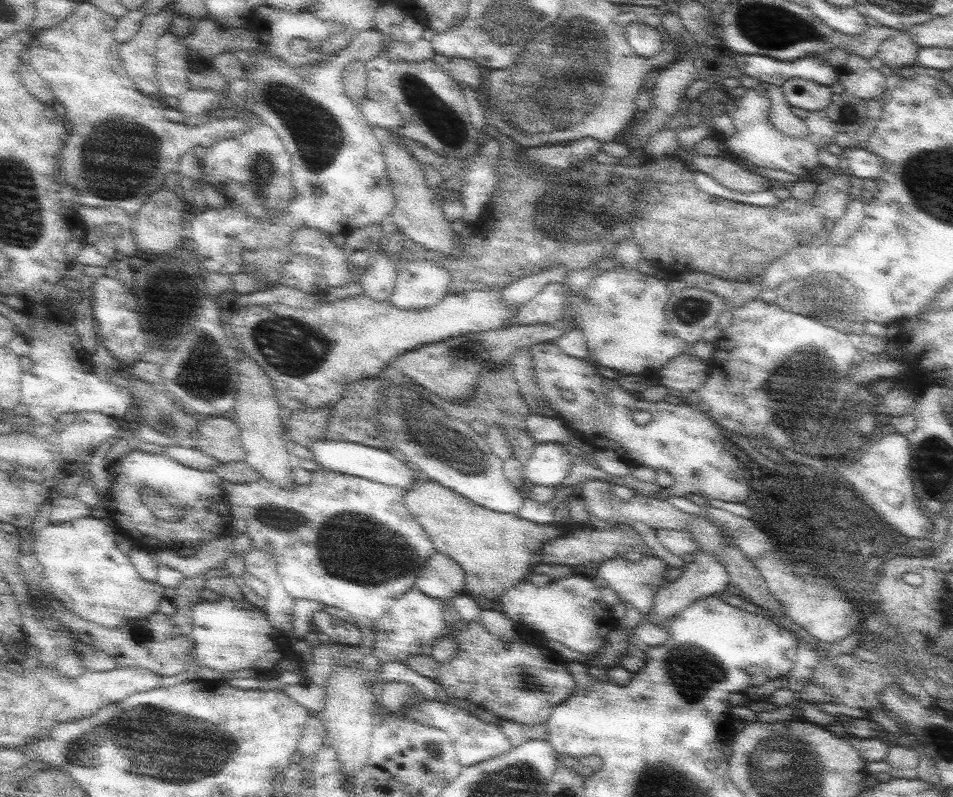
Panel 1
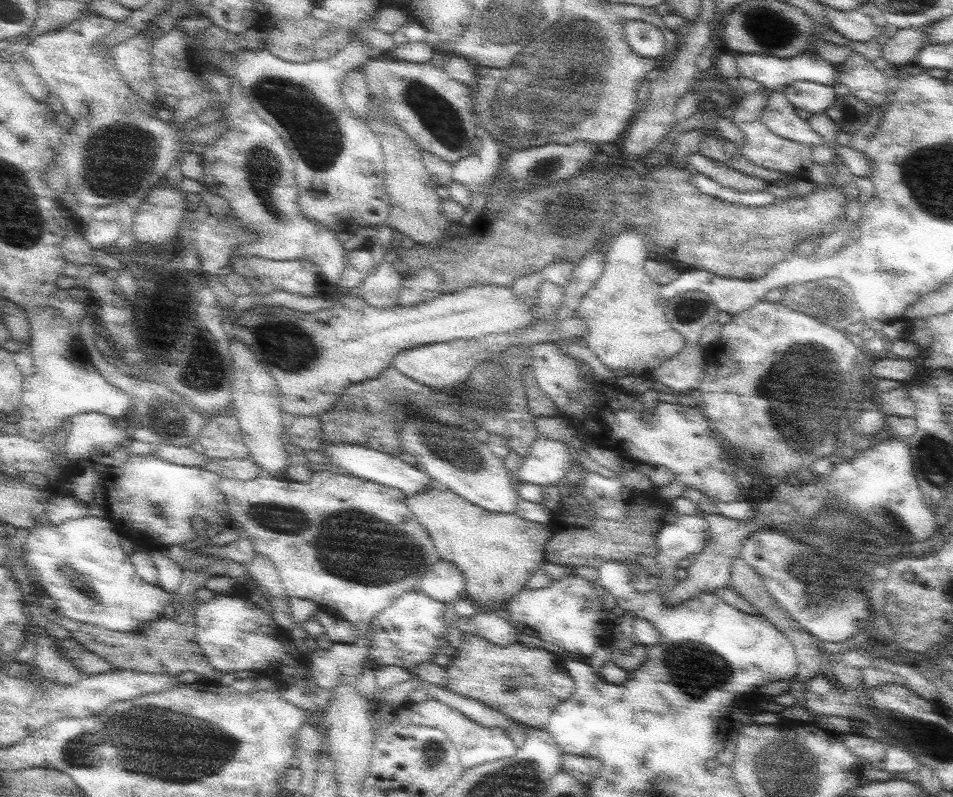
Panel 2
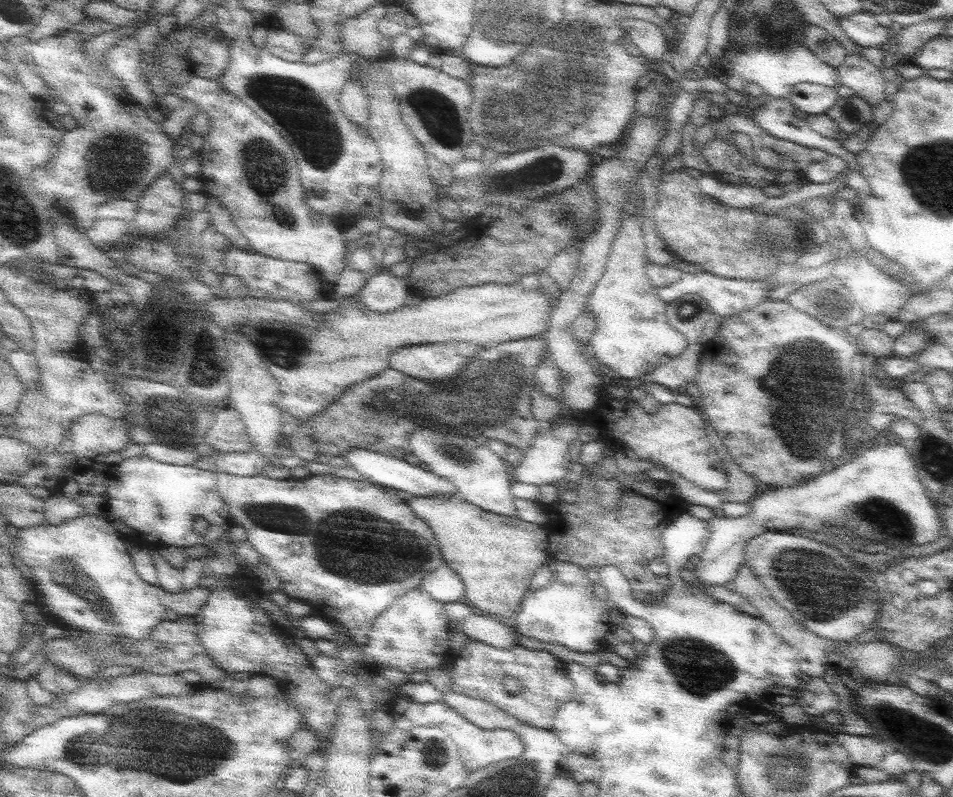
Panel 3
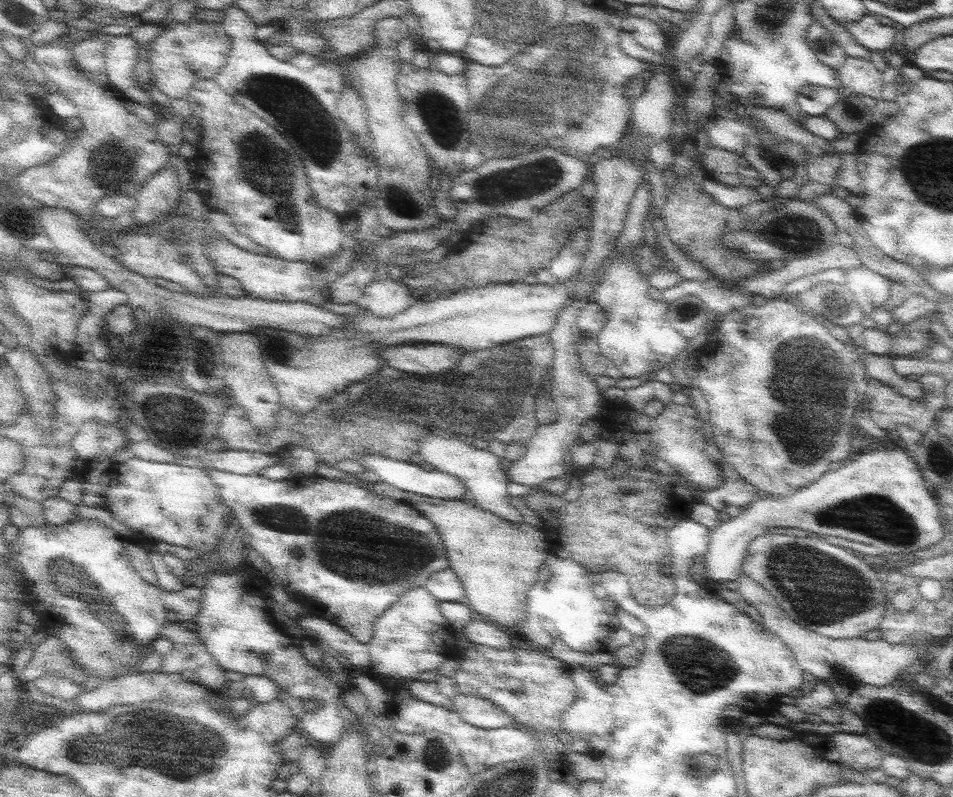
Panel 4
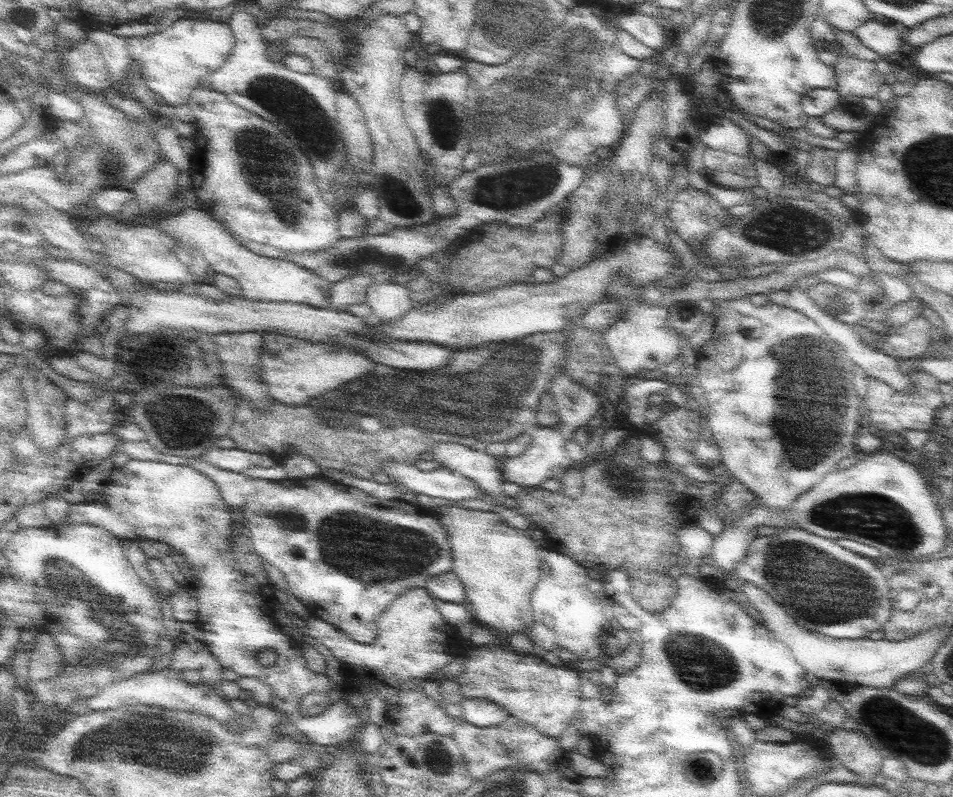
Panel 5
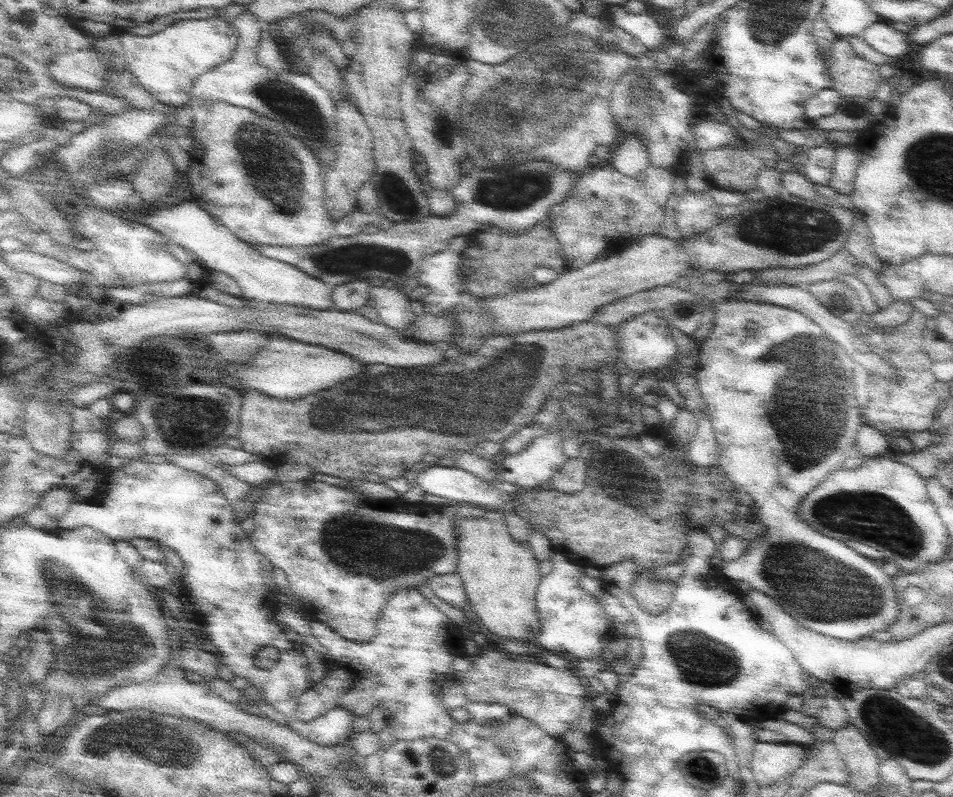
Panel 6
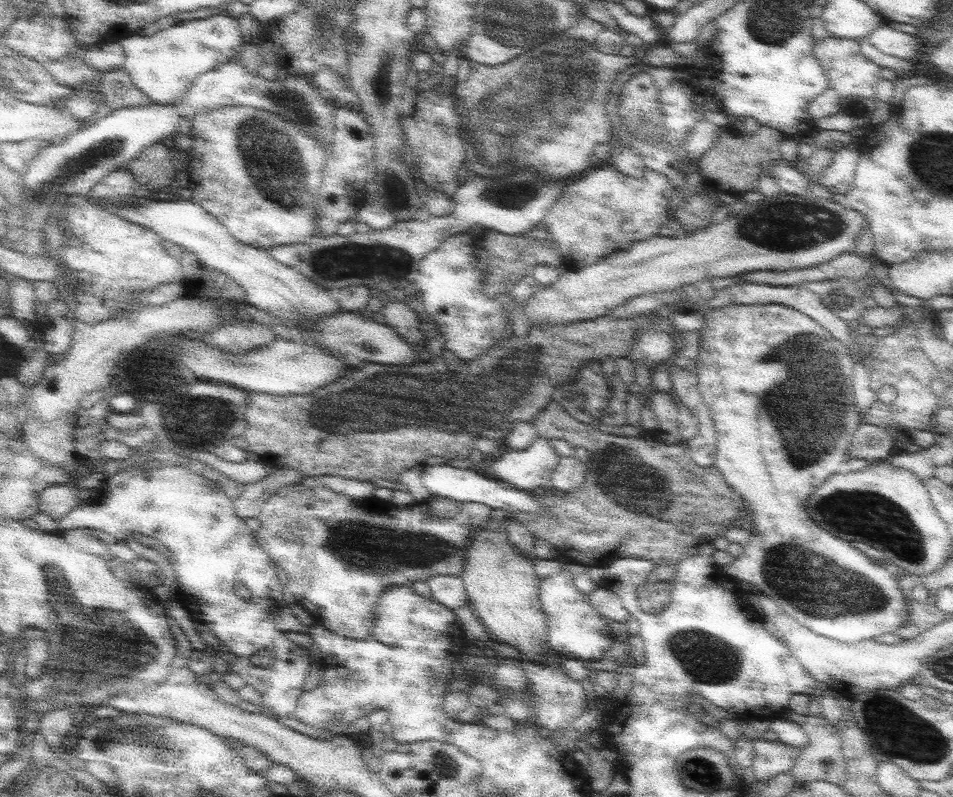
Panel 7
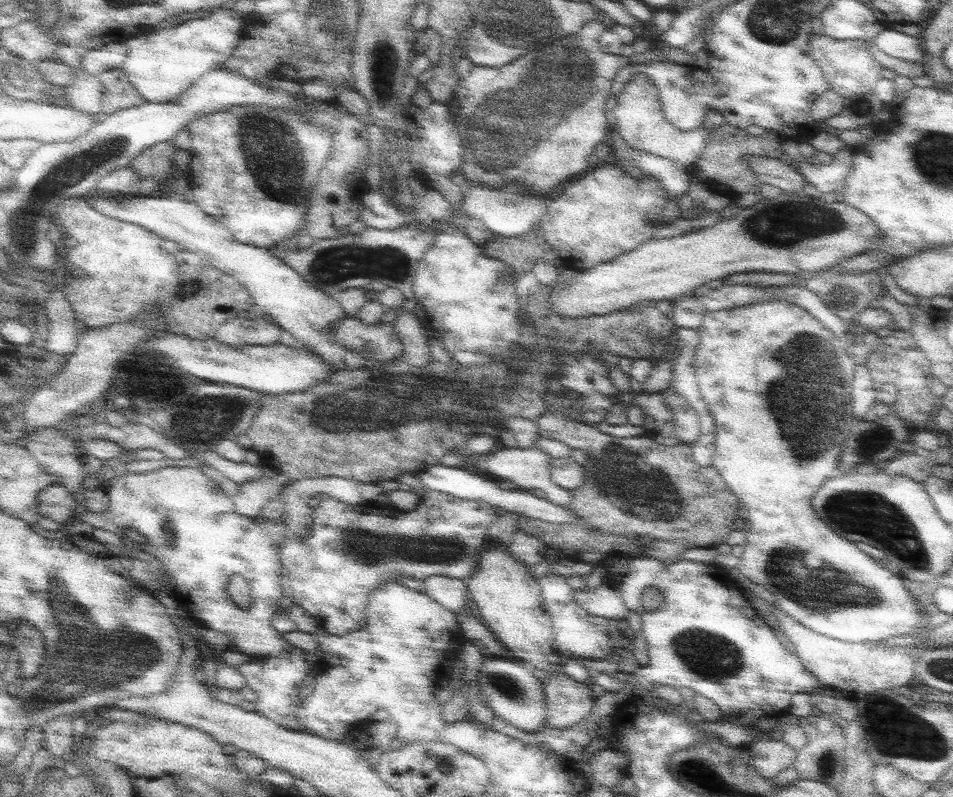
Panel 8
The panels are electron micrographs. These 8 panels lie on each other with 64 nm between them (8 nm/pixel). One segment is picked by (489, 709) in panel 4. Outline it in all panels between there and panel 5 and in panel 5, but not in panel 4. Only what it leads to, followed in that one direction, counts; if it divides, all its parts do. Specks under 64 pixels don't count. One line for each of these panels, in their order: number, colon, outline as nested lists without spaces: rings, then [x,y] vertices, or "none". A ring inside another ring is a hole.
5: [[[463,698],[459,704],[463,708],[461,718],[477,728],[491,728],[501,724],[505,718],[509,718],[509,712],[501,708],[499,704],[493,704],[489,700],[475,700],[475,698]]]

